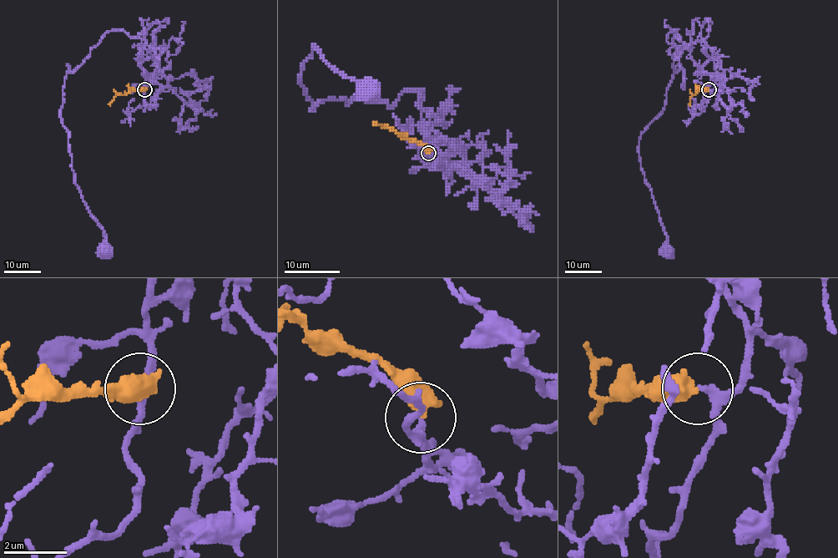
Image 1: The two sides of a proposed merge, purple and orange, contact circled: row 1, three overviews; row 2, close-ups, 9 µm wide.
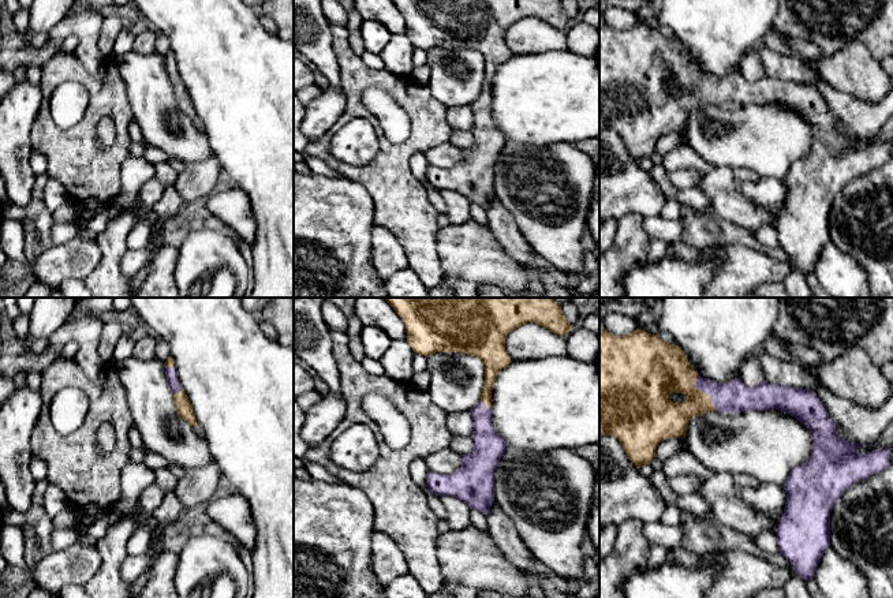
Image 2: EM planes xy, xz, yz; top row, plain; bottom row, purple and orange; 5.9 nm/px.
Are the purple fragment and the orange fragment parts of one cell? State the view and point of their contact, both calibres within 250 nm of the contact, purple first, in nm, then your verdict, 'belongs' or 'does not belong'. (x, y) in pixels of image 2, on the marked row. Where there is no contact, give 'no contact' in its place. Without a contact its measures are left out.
yz (703, 391) | 190/260 nm | belongs

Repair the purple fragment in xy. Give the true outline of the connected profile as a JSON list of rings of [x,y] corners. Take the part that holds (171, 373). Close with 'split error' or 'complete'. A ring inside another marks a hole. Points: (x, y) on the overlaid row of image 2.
[[[168,358],[165,362],[165,374],[167,374],[167,380],[171,386],[171,390],[173,393],[178,415],[186,422],[188,422],[190,425],[197,426],[197,418],[195,418],[193,405],[178,378],[178,371],[172,358]]] | split error

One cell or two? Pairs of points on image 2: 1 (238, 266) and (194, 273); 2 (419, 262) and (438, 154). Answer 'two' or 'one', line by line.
1: one
2: two

